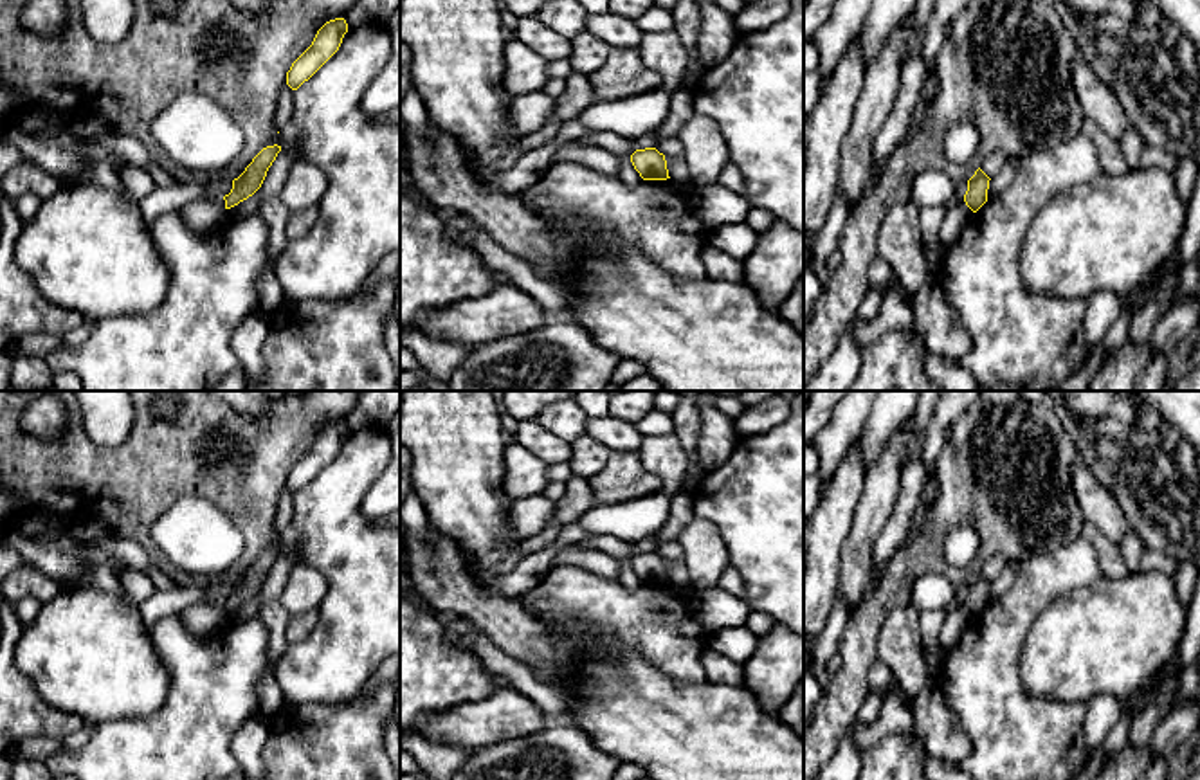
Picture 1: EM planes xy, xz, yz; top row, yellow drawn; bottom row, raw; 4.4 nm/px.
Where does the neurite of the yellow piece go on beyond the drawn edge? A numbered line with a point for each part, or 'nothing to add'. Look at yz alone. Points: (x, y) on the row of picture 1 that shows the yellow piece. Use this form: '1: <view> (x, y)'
nothing to add

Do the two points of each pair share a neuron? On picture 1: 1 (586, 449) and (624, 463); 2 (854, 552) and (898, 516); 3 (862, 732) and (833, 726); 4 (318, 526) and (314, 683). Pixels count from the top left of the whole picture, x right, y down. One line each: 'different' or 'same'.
1: different
2: different
3: different
4: same

